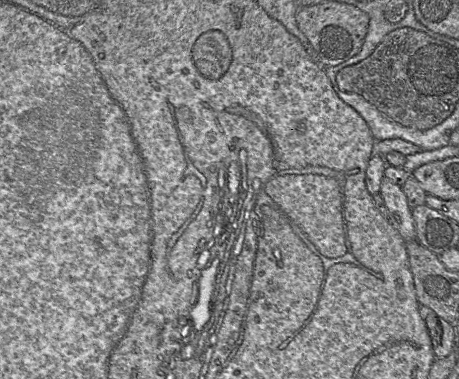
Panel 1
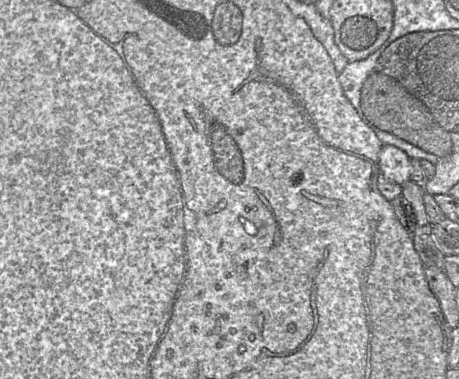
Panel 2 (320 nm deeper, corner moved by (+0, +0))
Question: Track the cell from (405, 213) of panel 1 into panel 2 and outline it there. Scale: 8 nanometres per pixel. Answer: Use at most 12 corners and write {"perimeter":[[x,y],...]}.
{"perimeter":[[383,144],[379,173],[396,184],[411,180],[409,156]]}

